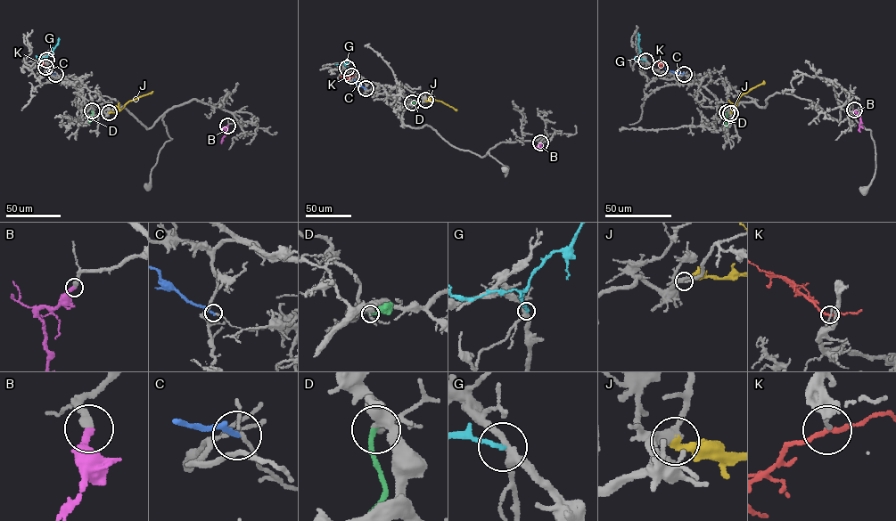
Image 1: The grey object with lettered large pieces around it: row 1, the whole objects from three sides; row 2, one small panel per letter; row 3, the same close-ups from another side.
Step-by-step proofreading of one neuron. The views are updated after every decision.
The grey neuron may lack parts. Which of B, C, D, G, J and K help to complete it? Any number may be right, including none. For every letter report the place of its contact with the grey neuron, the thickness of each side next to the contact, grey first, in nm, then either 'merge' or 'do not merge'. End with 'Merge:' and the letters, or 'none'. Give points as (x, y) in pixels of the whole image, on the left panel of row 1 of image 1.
B: meets grey at (227, 126); 320 nm thick on the grey side, 280 nm on the other; merge
C: meets grey at (55, 74); 80 nm thick on the grey side, 190 nm on the other; do not merge
D: meets grey at (92, 110); 200 nm thick on the grey side, 190 nm on the other; do not merge
G: meets grey at (46, 60); 300 nm thick on the grey side, 180 nm on the other; do not merge
J: meets grey at (109, 112); 400 nm thick on the grey side, 340 nm on the other; merge
K: meets grey at (45, 67); 170 nm thick on the grey side, 170 nm on the other; do not merge
Merge: B, J

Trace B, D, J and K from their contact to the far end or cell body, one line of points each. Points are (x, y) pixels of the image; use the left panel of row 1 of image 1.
B: (227, 126), (224, 128), (221, 143)
D: (92, 110), (89, 122)
J: (109, 112), (117, 111), (128, 101), (152, 91)
K: (46, 67), (35, 60)

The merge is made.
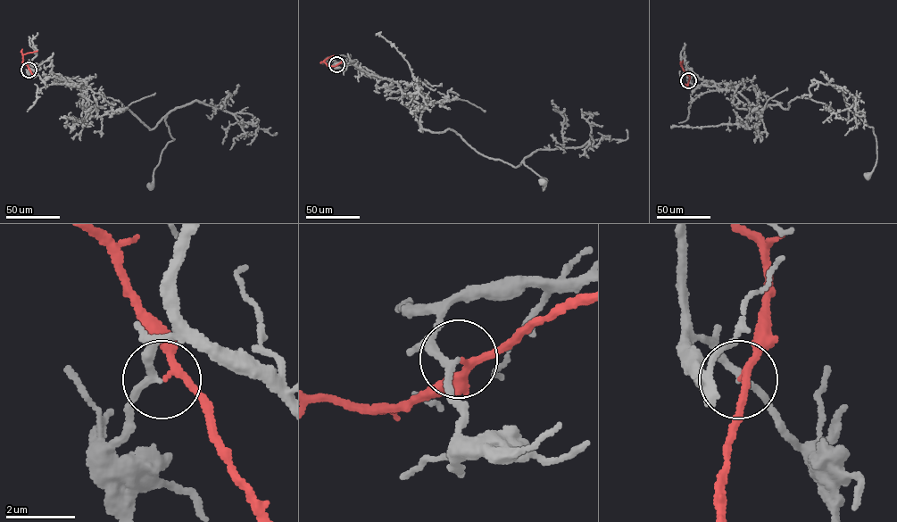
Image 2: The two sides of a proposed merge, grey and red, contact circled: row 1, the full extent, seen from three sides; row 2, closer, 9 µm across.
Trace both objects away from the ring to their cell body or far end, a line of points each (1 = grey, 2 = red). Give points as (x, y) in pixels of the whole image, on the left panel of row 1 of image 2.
1: (29, 70), (44, 81), (78, 86), (82, 108), (119, 101), (150, 129), (167, 115), (174, 139), (150, 186)
2: (29, 70), (22, 62), (22, 55), (37, 51)

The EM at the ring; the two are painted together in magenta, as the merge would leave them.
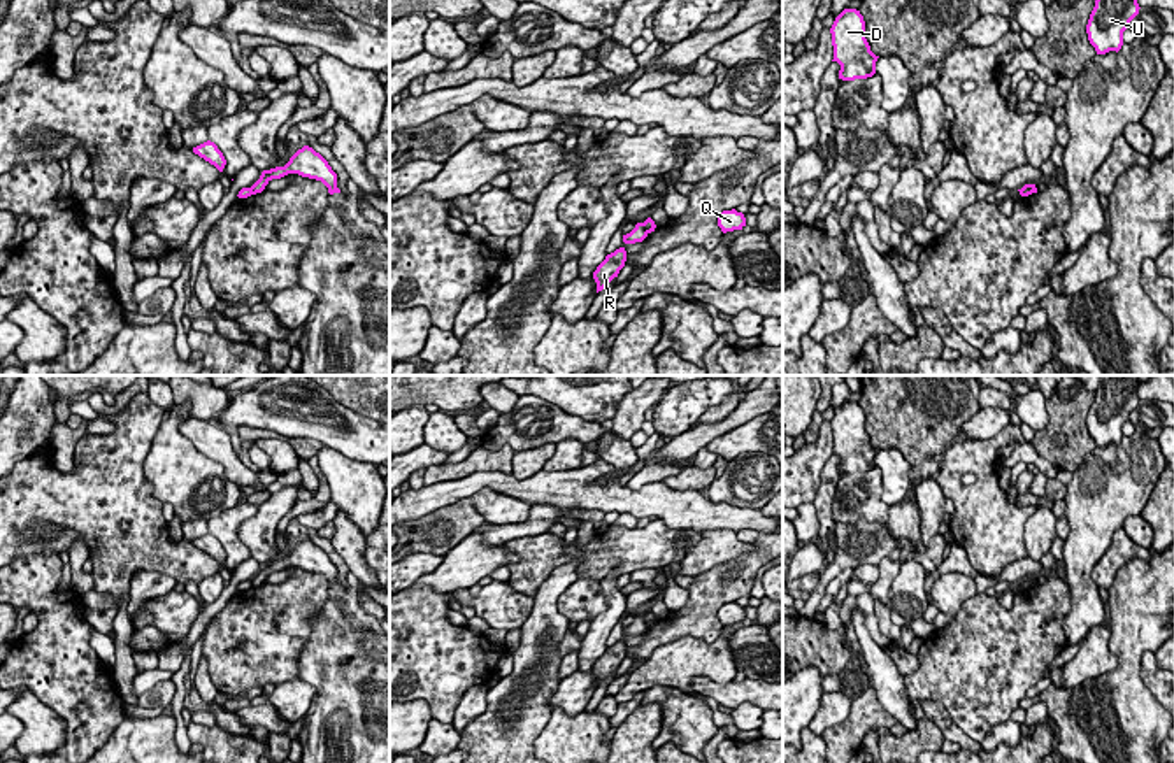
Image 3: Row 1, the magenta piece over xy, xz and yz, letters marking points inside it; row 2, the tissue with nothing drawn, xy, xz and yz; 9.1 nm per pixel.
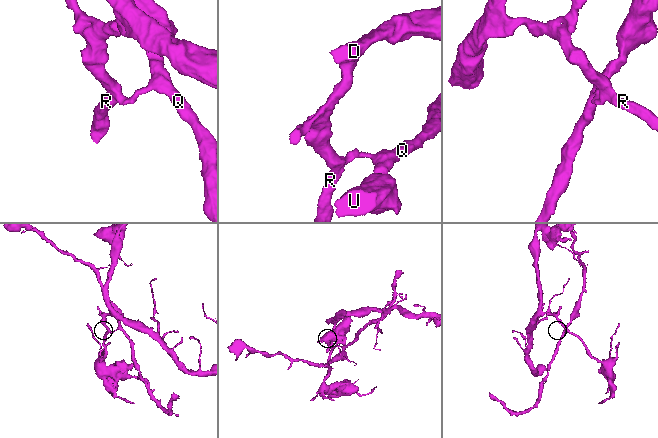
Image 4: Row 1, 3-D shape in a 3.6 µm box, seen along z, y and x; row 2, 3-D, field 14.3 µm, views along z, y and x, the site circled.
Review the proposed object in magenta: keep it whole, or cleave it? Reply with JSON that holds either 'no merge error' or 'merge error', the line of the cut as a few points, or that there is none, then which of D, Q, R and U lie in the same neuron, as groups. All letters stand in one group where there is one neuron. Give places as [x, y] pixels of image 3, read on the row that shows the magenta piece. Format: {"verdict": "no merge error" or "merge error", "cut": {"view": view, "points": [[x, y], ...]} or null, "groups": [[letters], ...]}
{"verdict": "merge error", "cut": {"view": "xz", "points": [[641, 223], [646, 234]]}, "groups": [["D", "R"], ["Q", "U"]]}

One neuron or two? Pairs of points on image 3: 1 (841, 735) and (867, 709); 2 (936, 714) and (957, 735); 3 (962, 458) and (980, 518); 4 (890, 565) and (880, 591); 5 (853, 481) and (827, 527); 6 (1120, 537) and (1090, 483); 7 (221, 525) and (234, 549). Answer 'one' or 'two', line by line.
1: one
2: one
3: one
4: one
5: two
6: two
7: one

